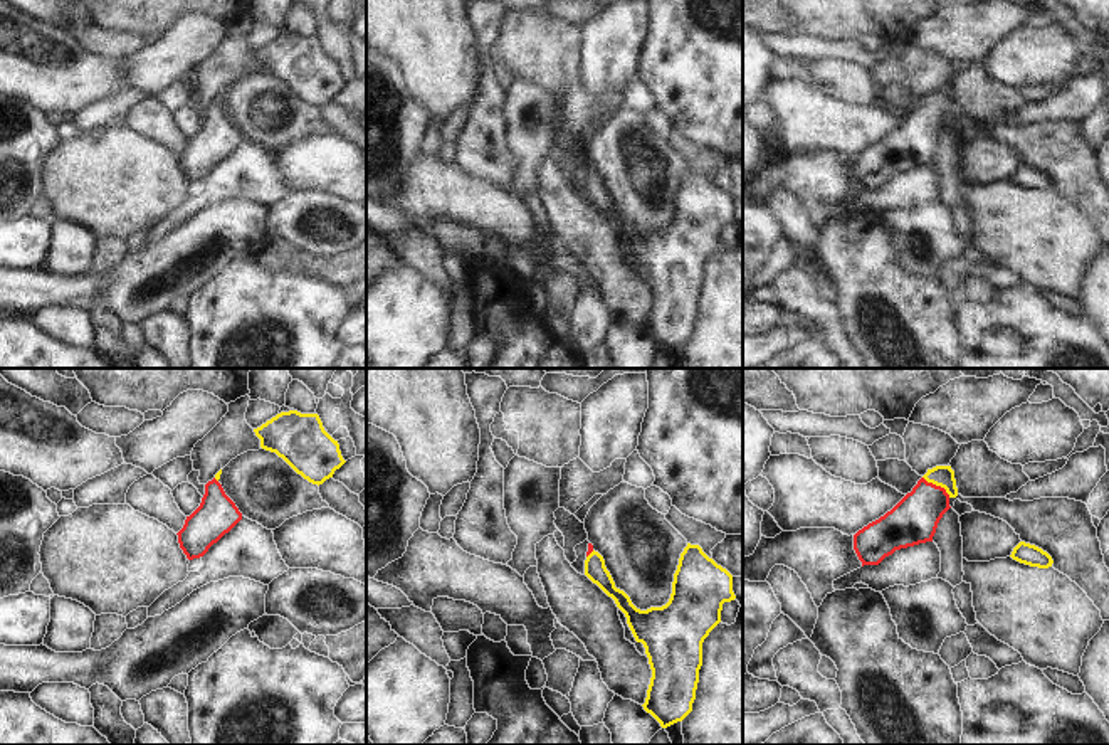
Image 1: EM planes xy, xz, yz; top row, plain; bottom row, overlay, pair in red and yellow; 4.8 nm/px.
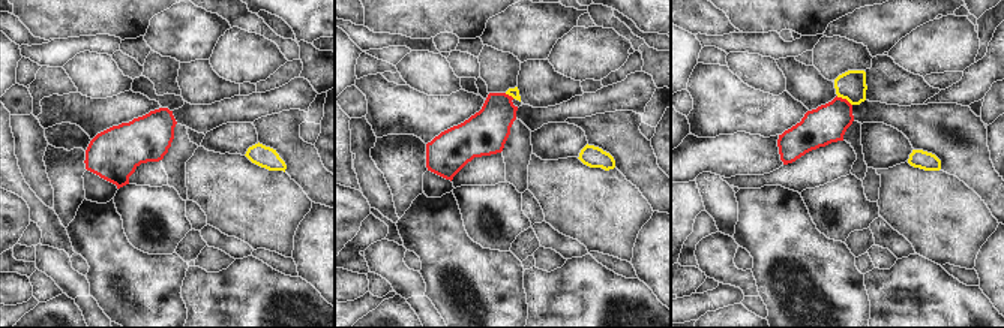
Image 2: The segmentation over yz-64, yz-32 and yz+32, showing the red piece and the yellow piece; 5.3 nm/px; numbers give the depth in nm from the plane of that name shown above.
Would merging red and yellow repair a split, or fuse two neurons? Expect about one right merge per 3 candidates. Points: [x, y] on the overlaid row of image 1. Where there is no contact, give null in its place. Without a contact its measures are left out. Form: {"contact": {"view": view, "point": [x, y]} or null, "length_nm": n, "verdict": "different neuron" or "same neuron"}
{"contact": {"view": "yz", "point": [938, 486]}, "length_nm": 170, "verdict": "same neuron"}

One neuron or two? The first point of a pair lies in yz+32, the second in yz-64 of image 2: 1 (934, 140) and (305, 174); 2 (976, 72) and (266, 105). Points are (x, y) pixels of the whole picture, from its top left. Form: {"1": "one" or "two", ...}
{"1": "one", "2": "one"}

